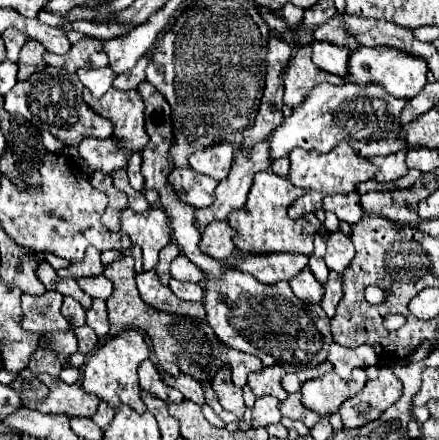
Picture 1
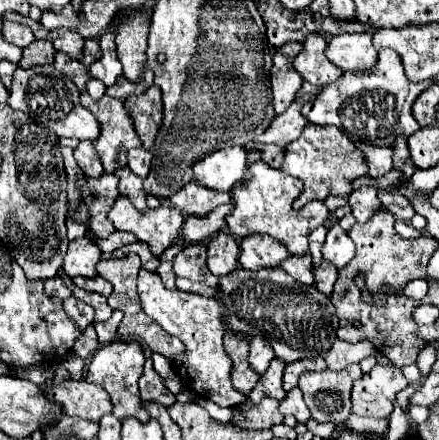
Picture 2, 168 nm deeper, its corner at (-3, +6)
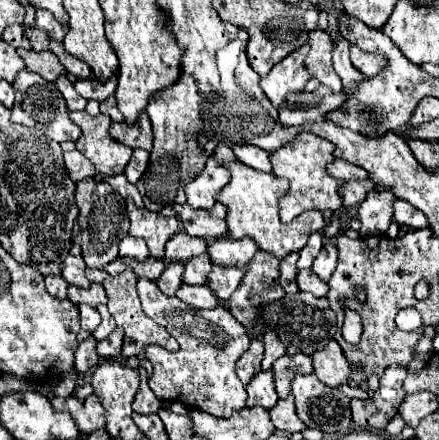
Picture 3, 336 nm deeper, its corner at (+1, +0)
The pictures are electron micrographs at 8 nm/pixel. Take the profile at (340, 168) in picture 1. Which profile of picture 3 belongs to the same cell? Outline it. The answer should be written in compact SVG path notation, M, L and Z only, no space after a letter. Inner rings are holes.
M301 132L295 136L293 142L273 152L273 174L289 180L289 192L281 200L281 214L279 214L281 222L291 222L305 210L333 210L335 212L343 206L343 198L339 194L341 180L327 174L327 164L335 160L333 150L335 150L333 142L311 132Z

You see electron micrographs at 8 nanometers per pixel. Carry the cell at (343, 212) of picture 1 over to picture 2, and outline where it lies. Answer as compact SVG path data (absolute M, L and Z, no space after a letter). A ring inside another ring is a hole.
M363 186L349 194L349 206L353 208L353 216L357 218L357 224L367 222L373 214L381 210L381 202L377 198L377 188Z

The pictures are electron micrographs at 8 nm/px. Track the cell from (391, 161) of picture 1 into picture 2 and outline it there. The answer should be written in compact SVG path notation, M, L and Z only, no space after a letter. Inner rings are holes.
M355 142L355 144L367 160L367 166L369 166L367 176L379 178L393 168L393 160L391 160L393 150L391 148L379 148L379 146L371 146L371 144L365 144L365 142Z

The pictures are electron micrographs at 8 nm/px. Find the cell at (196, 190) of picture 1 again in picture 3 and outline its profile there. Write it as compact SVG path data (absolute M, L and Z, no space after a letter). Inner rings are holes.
M215 202L213 208L209 210L197 210L193 206L185 204L173 204L173 210L177 212L179 220L185 226L185 232L191 236L201 236L201 238L219 238L227 234L225 228L225 214L227 208Z

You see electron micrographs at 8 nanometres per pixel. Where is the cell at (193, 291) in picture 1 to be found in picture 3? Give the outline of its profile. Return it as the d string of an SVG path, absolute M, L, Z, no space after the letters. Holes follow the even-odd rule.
M183 284L175 296L183 300L185 304L191 304L193 308L215 308L219 306L217 296L209 290L209 286L187 286Z

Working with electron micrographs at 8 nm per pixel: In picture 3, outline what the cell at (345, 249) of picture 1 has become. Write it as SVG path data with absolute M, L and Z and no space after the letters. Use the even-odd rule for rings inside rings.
M325 242L323 248L321 248L321 252L317 254L317 258L315 258L315 262L313 262L313 272L315 272L321 280L329 282L335 266L337 266L337 248L335 248L333 242Z

